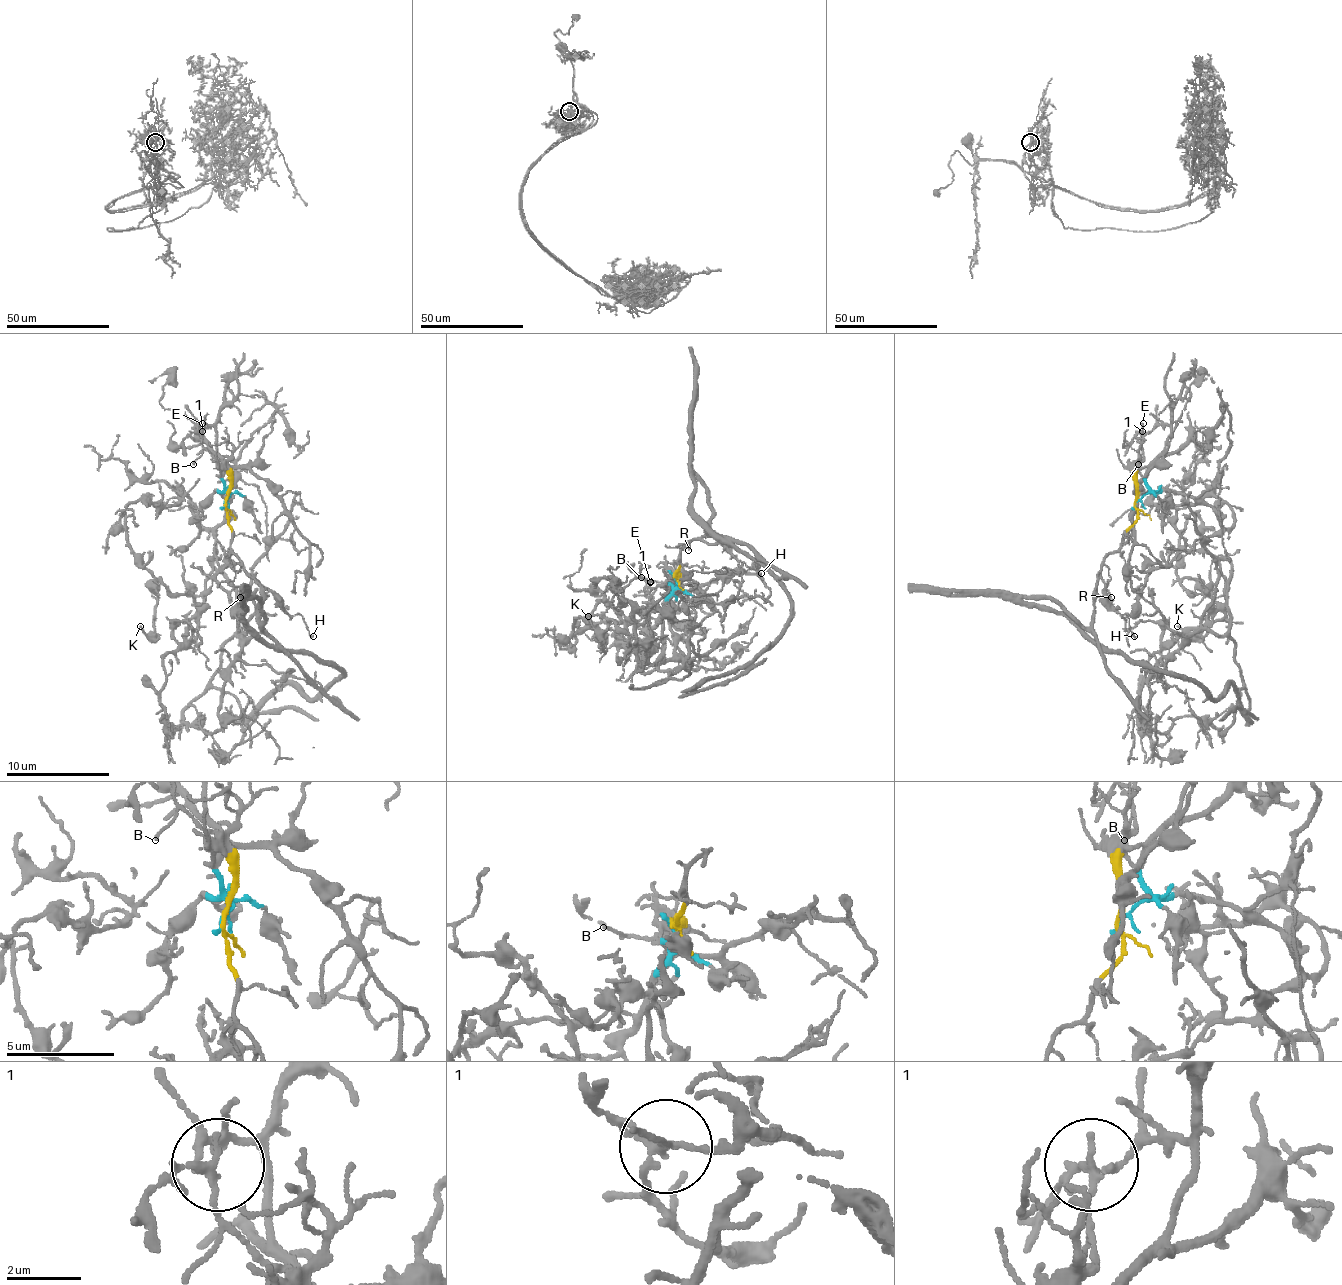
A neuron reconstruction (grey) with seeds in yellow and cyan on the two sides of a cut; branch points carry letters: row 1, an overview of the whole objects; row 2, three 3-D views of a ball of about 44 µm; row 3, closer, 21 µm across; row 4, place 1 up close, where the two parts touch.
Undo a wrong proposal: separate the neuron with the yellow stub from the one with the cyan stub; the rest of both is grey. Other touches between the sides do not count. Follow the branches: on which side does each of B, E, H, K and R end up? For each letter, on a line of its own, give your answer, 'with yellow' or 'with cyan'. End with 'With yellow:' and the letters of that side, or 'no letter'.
B: with yellow
E: with yellow
H: with yellow
K: with cyan
R: with yellow
With yellow: B, E, H, R

